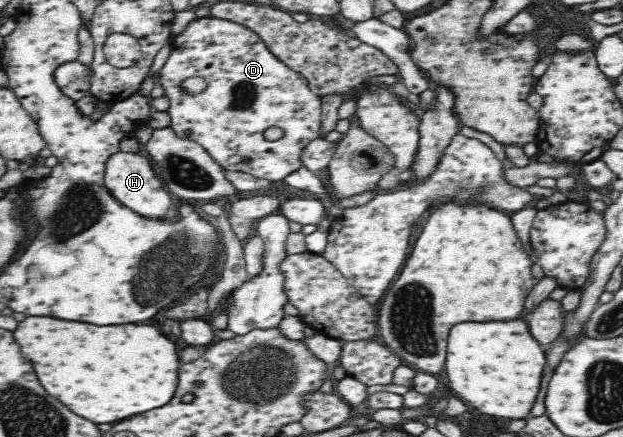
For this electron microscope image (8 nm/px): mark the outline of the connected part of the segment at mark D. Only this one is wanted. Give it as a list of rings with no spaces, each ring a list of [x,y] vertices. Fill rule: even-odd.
[[[214,17],[194,19],[175,38],[170,56],[158,71],[165,94],[170,98],[167,111],[172,129],[180,137],[200,144],[224,169],[245,172],[264,180],[282,181],[303,166],[300,153],[304,146],[322,137],[321,100],[312,92],[308,79],[280,61],[254,30],[236,21]],[[188,78],[206,80],[206,88],[194,94],[187,92],[182,84]],[[272,126],[282,128],[284,135],[276,141],[267,141],[264,132]],[[242,158],[250,158],[252,162],[244,165]]]

